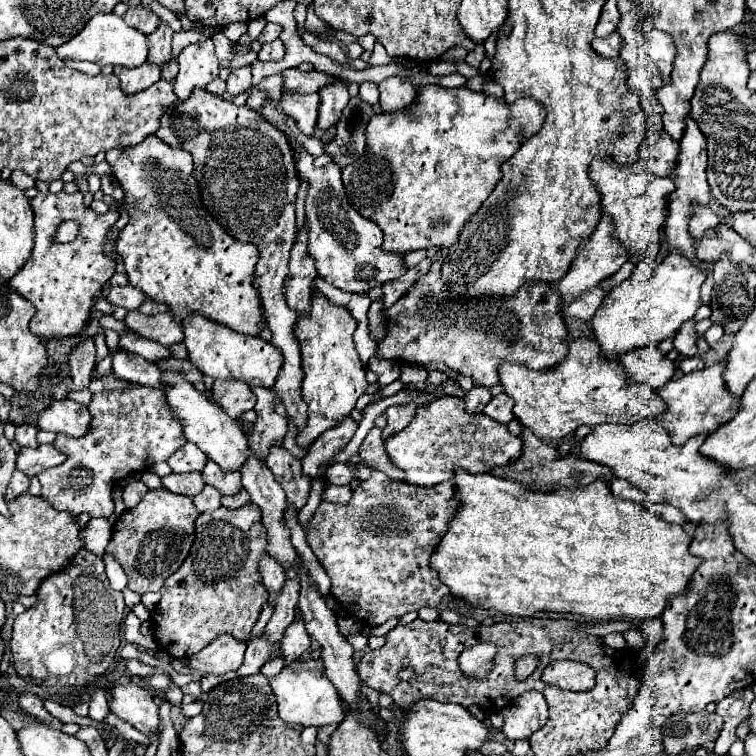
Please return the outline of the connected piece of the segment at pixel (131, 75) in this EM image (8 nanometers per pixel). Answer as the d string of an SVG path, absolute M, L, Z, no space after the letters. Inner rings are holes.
M145 62L139 68L115 72L115 74L121 80L121 90L125 94L137 94L141 90L147 90L151 84L155 84L161 78L161 70L149 62Z

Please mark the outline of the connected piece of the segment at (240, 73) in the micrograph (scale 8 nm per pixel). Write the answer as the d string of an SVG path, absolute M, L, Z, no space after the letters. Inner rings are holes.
M243 66L243 68L233 70L231 76L227 78L227 92L237 96L237 94L243 94L249 90L251 90L251 68Z

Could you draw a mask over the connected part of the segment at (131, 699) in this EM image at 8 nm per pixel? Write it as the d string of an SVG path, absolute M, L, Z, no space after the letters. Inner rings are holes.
M133 682L117 684L111 690L109 710L117 718L129 722L133 728L143 732L145 736L159 732L159 708L157 708L157 704L153 702L151 694L145 688L133 684Z

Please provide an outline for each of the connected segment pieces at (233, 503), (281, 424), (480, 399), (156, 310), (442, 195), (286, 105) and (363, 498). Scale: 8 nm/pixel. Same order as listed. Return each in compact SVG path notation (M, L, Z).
M241 490L241 494L235 494L235 496L223 496L221 498L221 504L225 508L241 508L241 506L245 506L249 502L251 502L251 498L249 498L247 490Z
M253 388L253 392L257 396L257 422L249 434L249 448L255 452L257 460L265 460L269 448L283 442L287 432L287 418L275 414L275 404L279 398L273 388Z
M473 386L469 392L465 392L463 394L463 402L465 402L465 408L469 408L469 412L471 414L479 414L487 404L489 404L489 400L491 400L491 394L489 394L489 390L487 390L487 394L481 394L481 390L485 390L485 388L479 388L479 386Z
M149 298L139 306L139 312L141 312L141 314L145 314L145 316L161 314L161 312L165 312L165 310L167 310L167 306L165 306L165 304L157 304L157 302L149 300Z
M419 88L417 106L405 112L375 114L365 126L365 158L343 170L343 186L351 206L383 230L383 250L405 254L411 250L449 248L461 228L479 210L501 180L501 164L511 158L521 140L537 134L545 122L545 108L531 98L507 106L503 98L473 92L469 88Z
M281 94L281 108L287 116L295 118L297 128L313 136L315 124L317 124L317 108L319 108L319 96L317 94Z
M373 470L367 480L361 480L353 490L353 496L347 504L327 504L321 502L313 512L313 518L305 526L307 544L313 554L325 568L331 578L331 596L345 608L349 614L369 626L379 626L389 618L399 618L409 610L419 610L423 606L435 608L439 612L453 610L461 616L471 616L471 608L455 598L445 584L437 578L437 572L431 570L429 560L445 536L449 522L459 510L455 498L455 480L445 480L431 488L413 486L407 482L393 482L383 472Z

